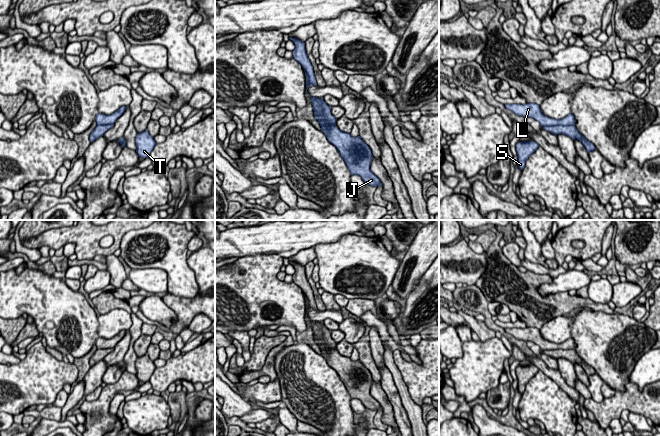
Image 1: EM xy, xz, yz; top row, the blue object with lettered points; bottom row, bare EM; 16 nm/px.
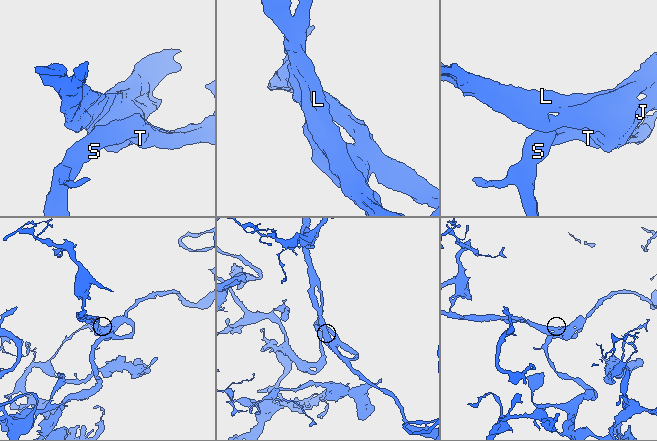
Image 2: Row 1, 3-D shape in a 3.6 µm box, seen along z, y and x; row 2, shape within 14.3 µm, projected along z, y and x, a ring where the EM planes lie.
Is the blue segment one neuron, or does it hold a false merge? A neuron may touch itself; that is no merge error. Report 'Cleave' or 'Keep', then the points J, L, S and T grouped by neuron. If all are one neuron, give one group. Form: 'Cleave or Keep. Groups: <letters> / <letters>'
Keep. Groups: J L S T

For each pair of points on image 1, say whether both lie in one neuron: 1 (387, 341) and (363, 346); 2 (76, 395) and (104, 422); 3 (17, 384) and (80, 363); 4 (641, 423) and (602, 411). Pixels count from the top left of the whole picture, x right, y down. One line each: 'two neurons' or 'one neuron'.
1: two neurons
2: two neurons
3: two neurons
4: two neurons

